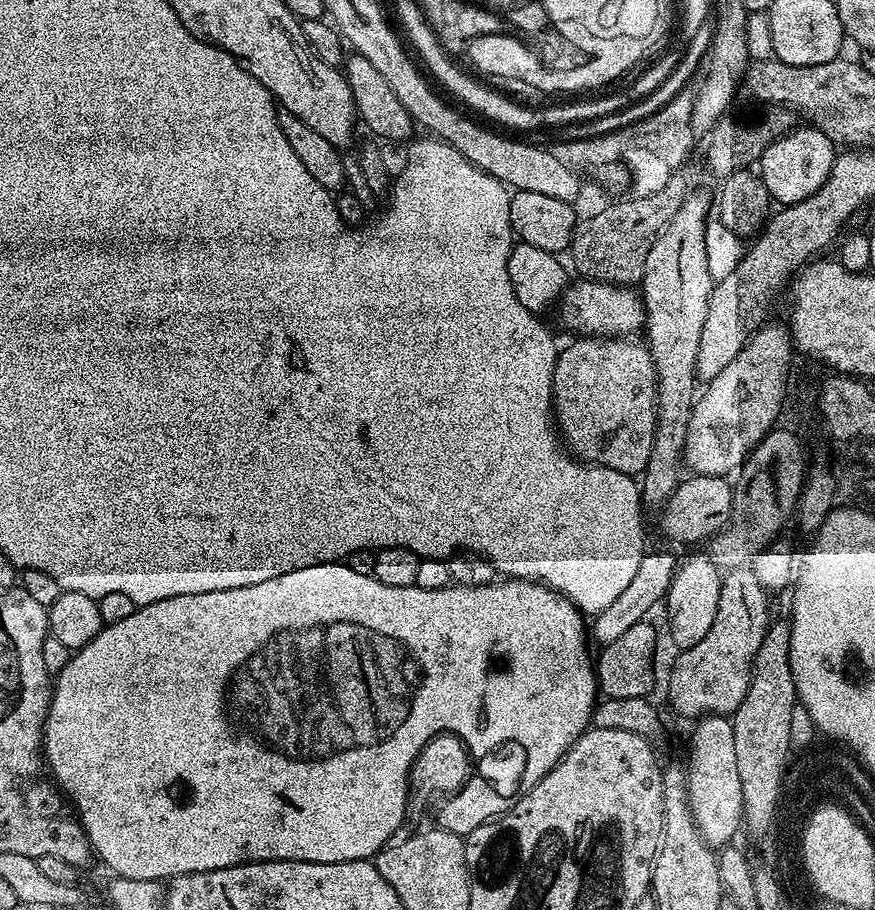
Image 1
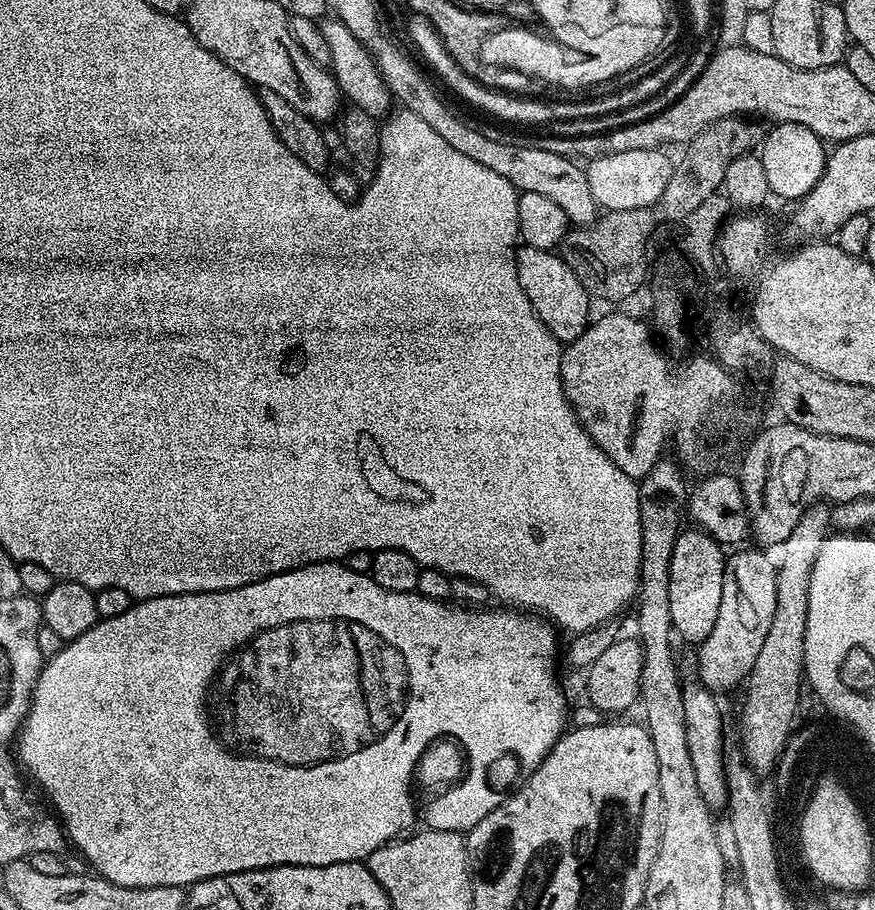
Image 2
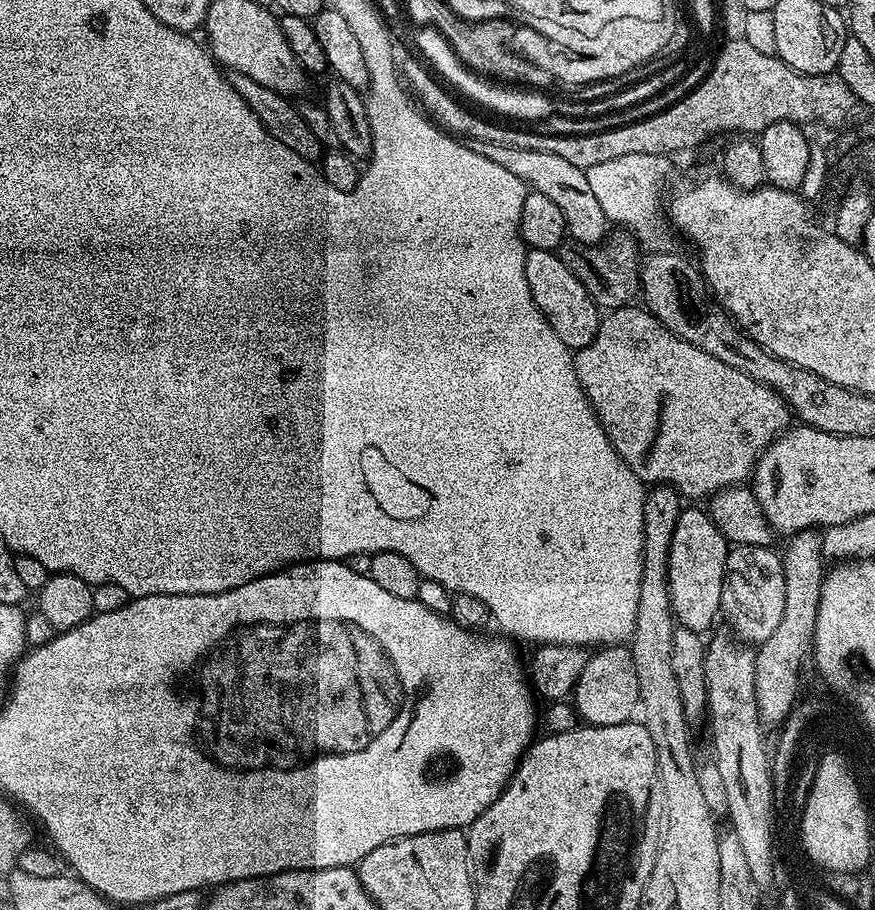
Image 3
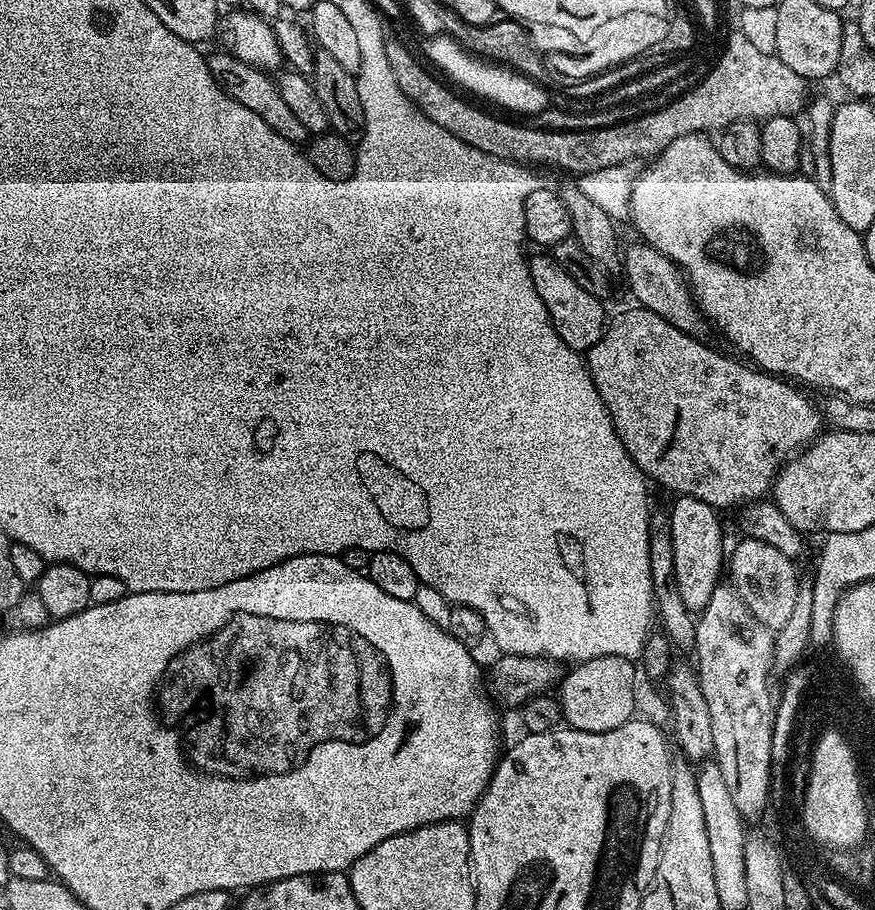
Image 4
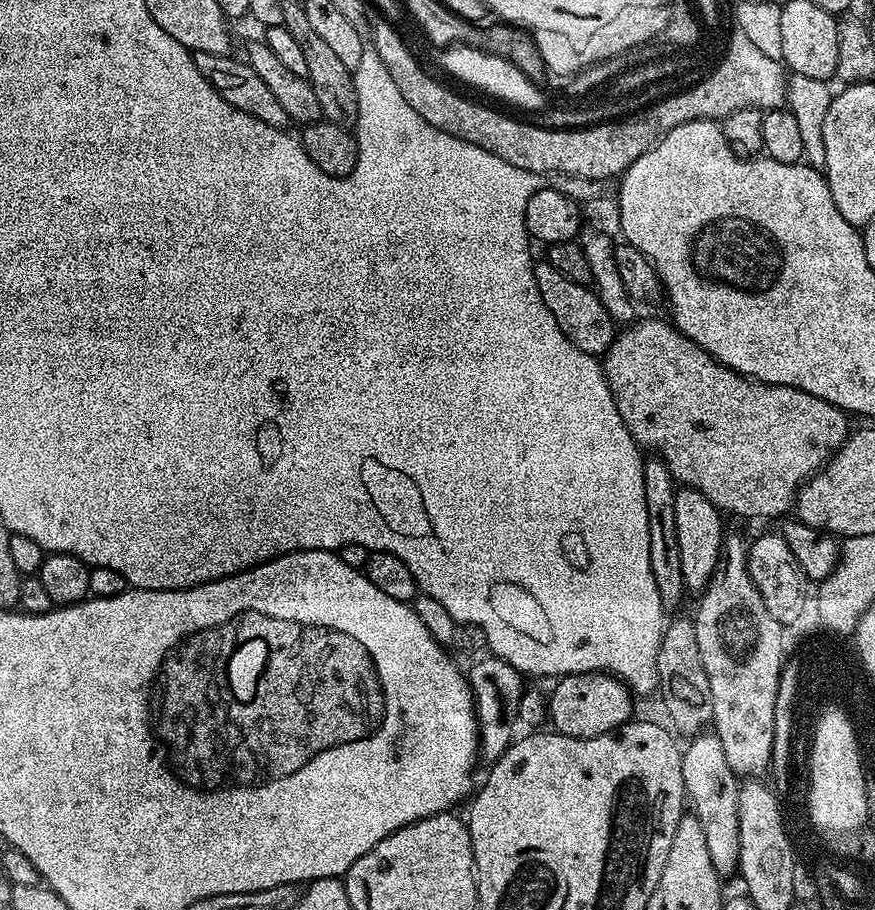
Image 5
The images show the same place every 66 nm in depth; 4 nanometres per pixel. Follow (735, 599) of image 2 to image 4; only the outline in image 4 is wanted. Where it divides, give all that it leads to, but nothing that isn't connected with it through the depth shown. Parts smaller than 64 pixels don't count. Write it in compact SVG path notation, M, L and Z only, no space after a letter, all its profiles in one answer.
M743 538L736 544L736 549L731 549L726 560L726 572L730 577L730 583L742 598L742 602L754 614L754 618L764 621L773 630L780 629L789 621L790 614L793 613L794 602L798 591L796 584L797 565L782 550L774 550L774 546L766 546L766 542L758 542L751 538Z

